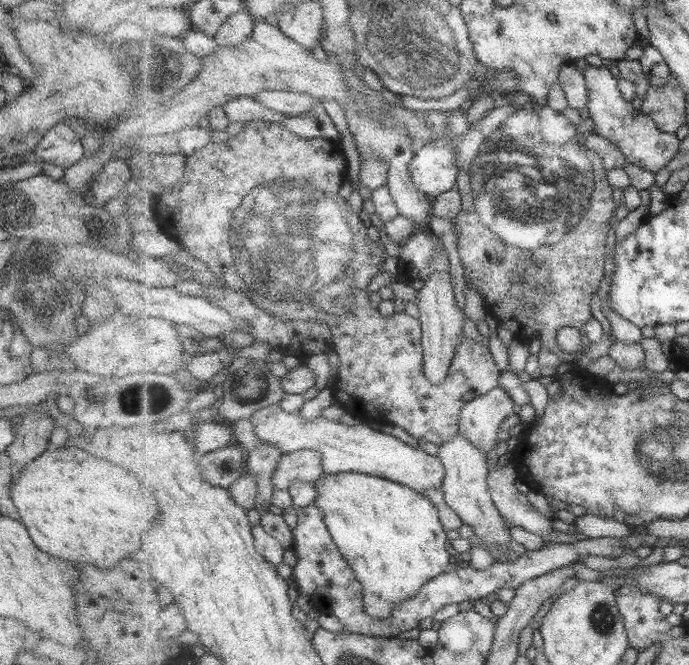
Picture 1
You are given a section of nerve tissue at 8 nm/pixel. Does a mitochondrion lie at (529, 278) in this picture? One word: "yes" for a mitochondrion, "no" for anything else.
yes

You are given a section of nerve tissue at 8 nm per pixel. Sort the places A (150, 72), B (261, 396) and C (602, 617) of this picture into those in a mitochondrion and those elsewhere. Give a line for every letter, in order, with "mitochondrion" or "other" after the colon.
A: mitochondrion
B: other
C: mitochondrion

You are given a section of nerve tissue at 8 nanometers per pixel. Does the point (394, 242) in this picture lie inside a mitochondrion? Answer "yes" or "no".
no

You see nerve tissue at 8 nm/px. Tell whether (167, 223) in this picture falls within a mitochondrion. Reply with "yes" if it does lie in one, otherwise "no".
no

